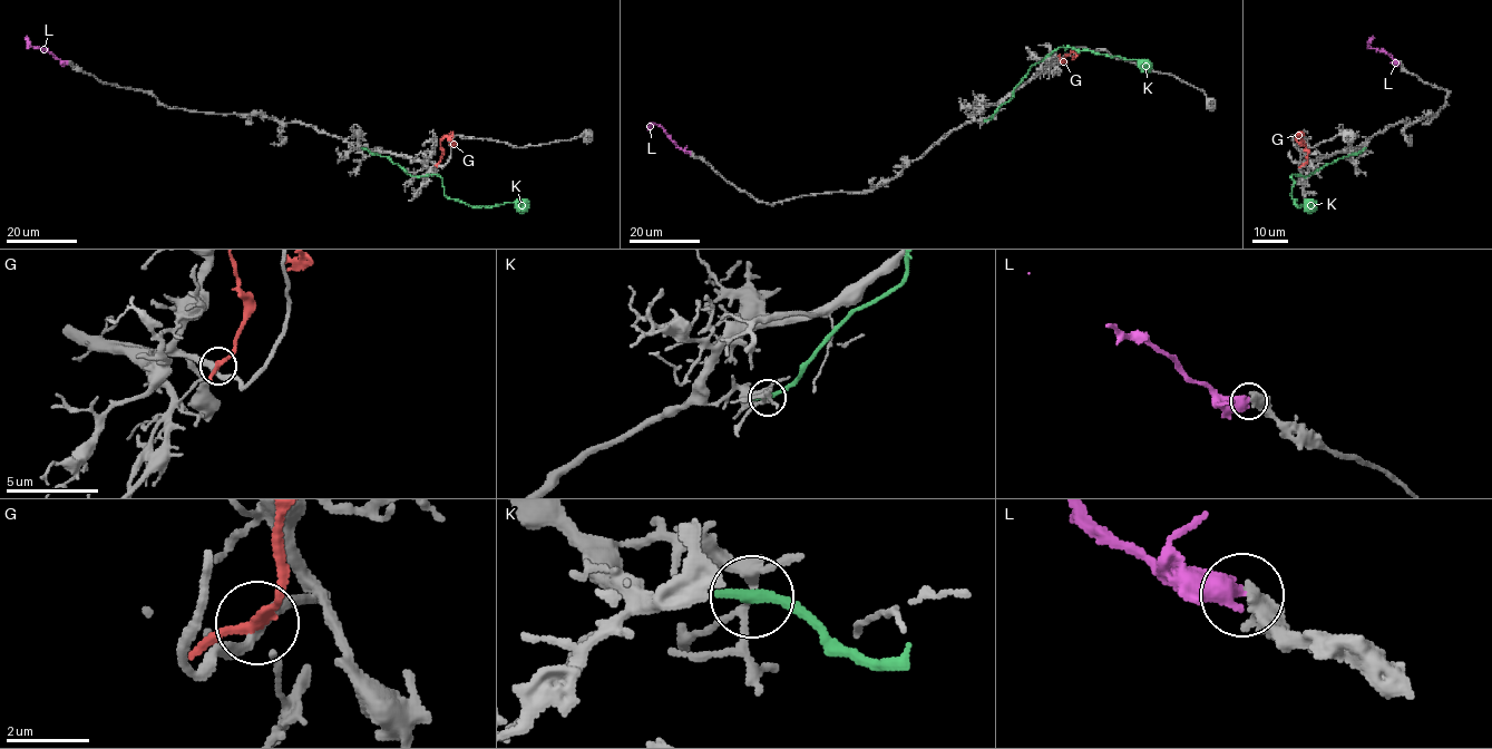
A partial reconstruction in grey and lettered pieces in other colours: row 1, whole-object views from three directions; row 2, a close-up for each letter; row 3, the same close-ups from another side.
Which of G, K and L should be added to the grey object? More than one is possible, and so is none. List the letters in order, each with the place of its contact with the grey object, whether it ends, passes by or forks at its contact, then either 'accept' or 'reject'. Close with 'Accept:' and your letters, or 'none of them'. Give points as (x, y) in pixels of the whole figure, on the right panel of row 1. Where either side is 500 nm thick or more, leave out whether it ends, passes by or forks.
G: contact (1305, 164); it passes by; reject
K: contact (1365, 148); it ends; reject
L: contact (1397, 62); accept
Accept: L

